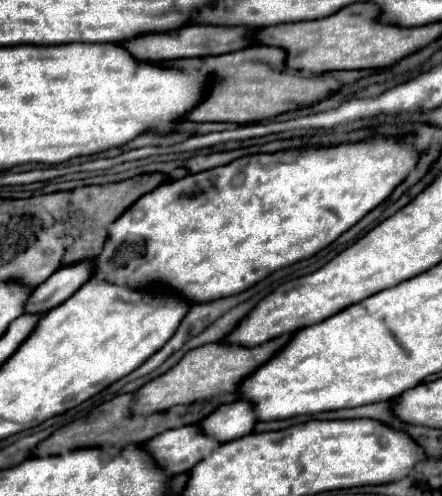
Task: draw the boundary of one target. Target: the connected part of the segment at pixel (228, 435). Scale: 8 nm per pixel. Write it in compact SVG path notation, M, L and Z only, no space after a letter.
M236 400L220 406L200 424L204 424L204 430L212 432L212 436L220 436L220 440L230 442L254 432L256 406L250 400Z

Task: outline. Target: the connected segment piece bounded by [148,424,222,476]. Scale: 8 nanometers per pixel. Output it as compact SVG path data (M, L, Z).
M190 424L152 438L148 442L148 450L152 452L152 456L156 456L162 468L168 468L168 472L176 476L186 470L192 470L220 444L220 440L204 434L200 424Z

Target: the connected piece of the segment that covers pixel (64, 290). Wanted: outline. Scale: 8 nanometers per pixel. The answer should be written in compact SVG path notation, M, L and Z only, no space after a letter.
M90 260L72 268L58 268L44 284L36 286L24 304L24 314L46 314L68 300L92 274Z

